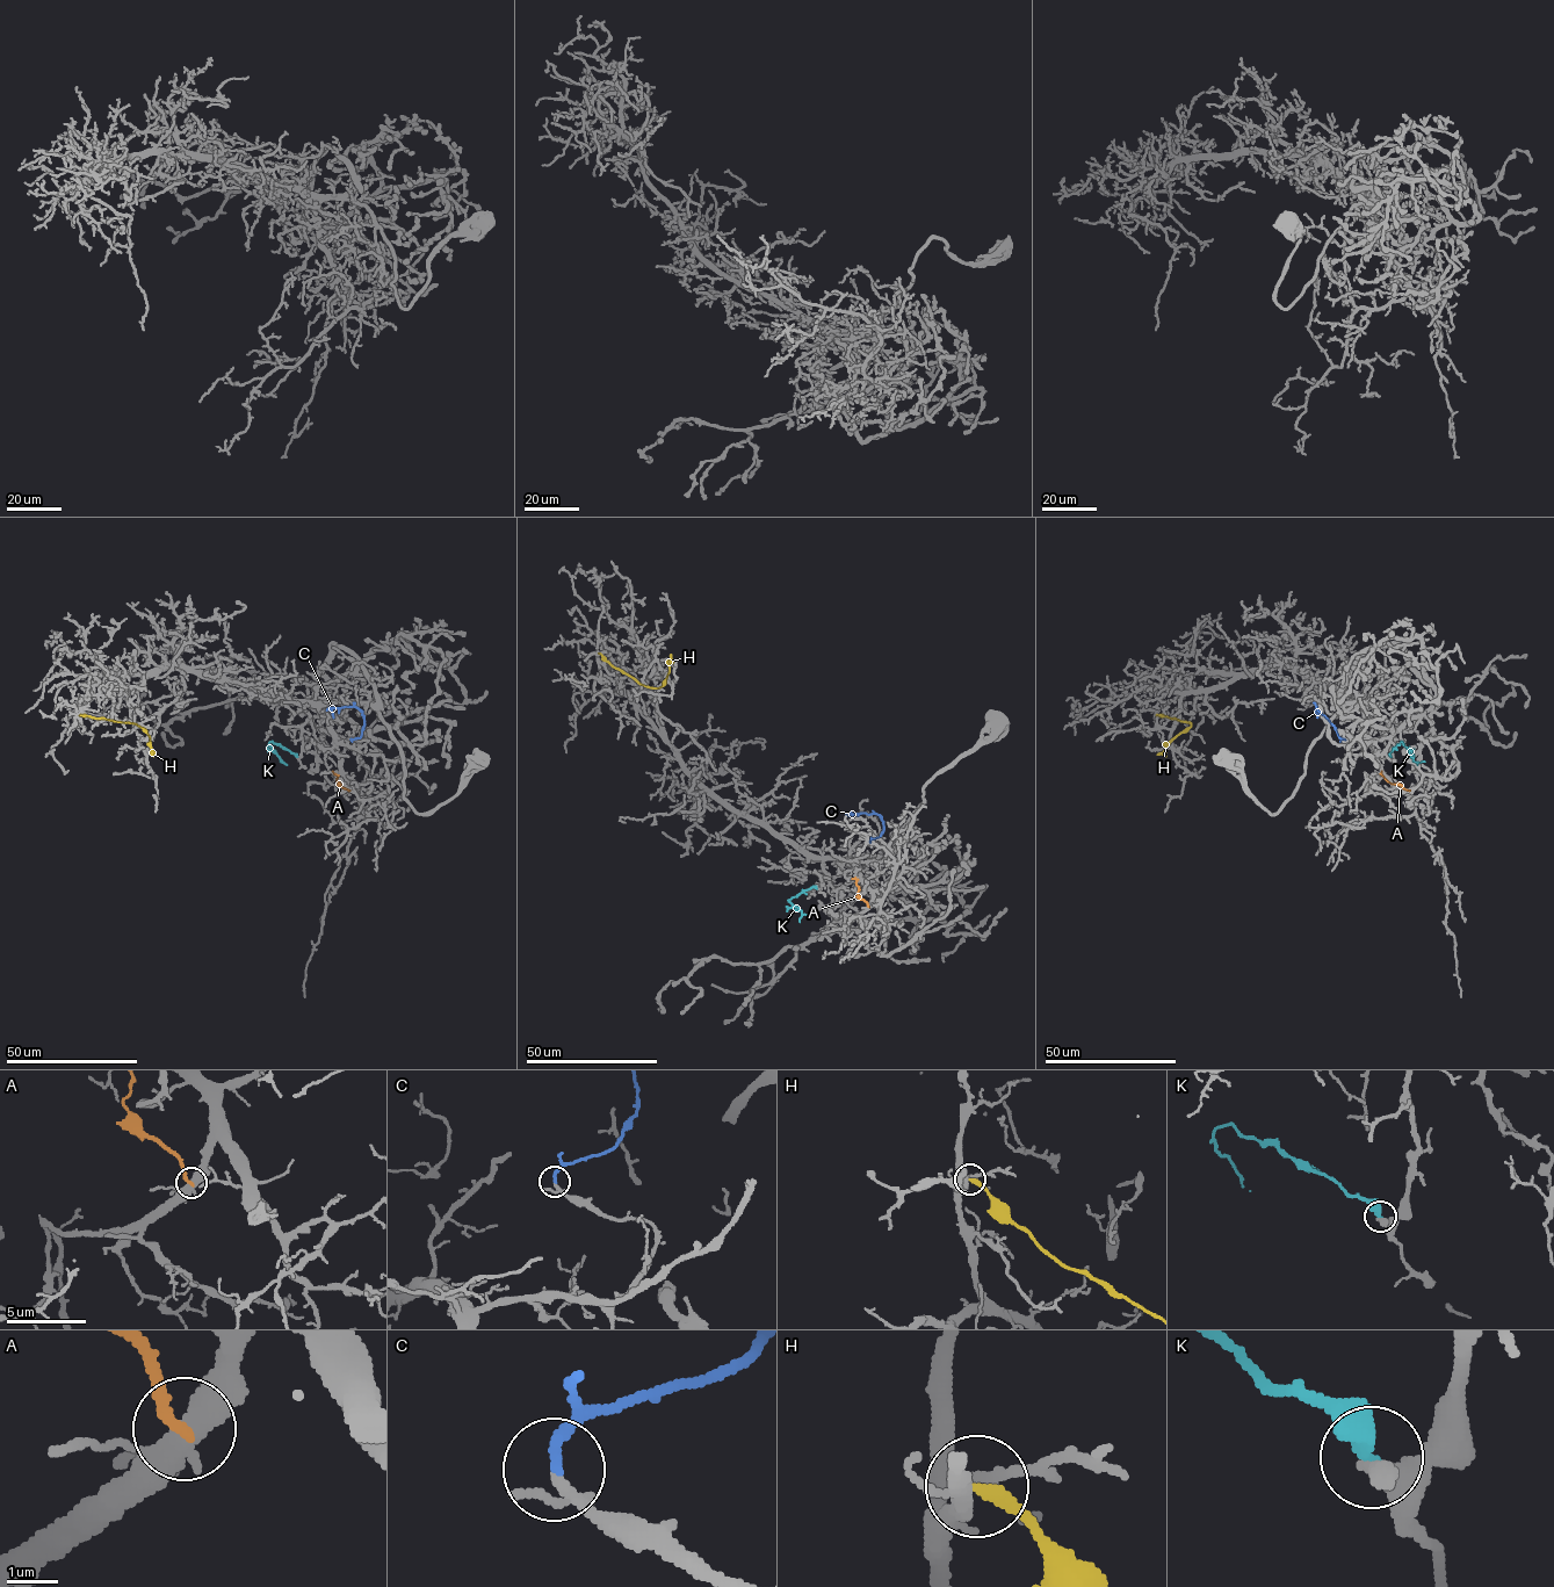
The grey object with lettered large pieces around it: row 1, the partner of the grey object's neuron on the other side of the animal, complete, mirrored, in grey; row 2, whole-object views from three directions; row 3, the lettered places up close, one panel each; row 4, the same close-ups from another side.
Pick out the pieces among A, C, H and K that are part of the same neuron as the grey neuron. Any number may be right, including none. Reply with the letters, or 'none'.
C

